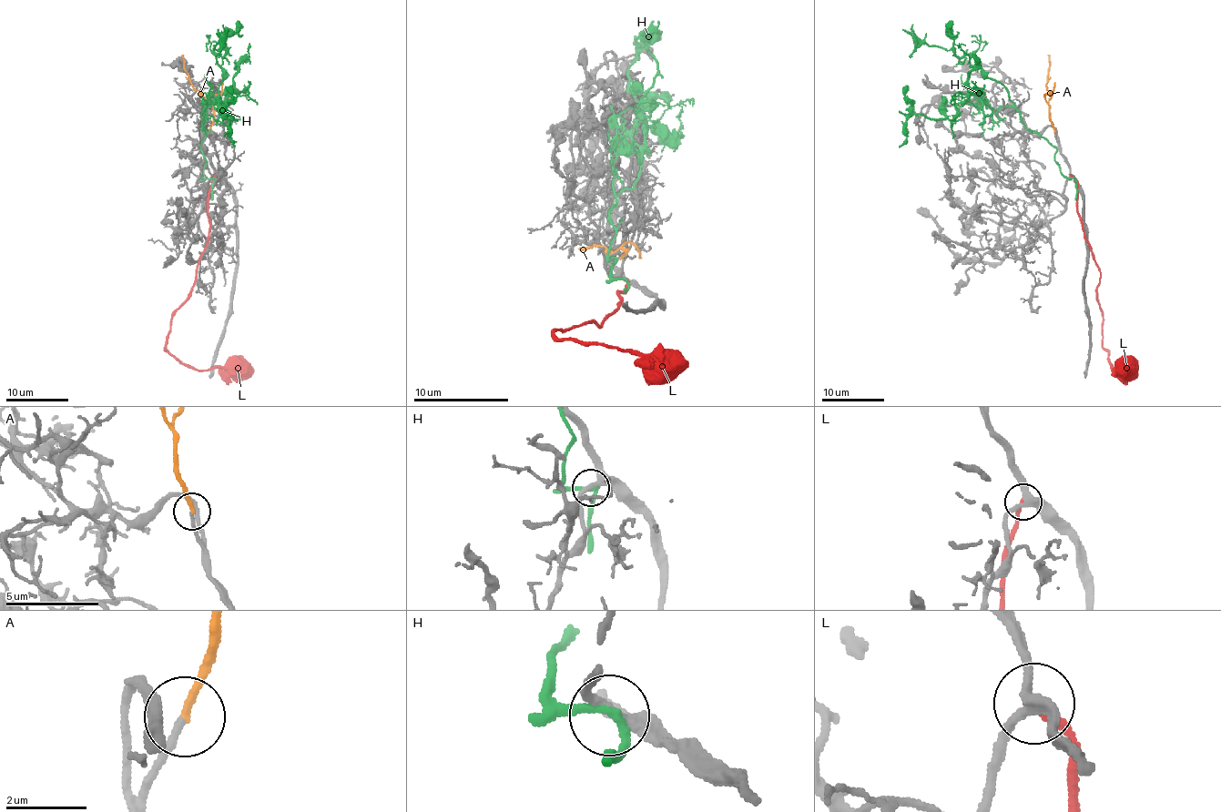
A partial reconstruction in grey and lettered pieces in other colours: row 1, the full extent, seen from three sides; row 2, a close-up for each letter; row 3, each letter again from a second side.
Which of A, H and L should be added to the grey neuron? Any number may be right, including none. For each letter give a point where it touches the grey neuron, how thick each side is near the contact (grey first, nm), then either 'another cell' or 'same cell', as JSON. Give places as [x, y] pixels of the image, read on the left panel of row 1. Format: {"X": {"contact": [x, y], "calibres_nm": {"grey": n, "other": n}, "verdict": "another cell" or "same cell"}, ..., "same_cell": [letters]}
{"A": {"contact": [208, 131], "calibres_nm": {"grey": 190, "other": 200}, "verdict": "another cell"}, "H": {"contact": [212, 178], "calibres_nm": {"grey": 200, "other": 200}, "verdict": "another cell"}, "L": {"contact": [214, 176], "calibres_nm": {"grey": 280, "other": 240}, "verdict": "another cell"}, "same_cell": []}

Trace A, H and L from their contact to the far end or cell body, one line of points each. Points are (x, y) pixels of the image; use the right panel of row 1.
A: (1055, 132), (1051, 121), (1051, 93), (1045, 86), (1047, 55)
H: (1069, 178), (1016, 108), (1003, 105), (996, 122), (977, 94), (951, 126), (911, 115), (899, 147)
L: (1071, 176), (1077, 181), (1083, 238), (1100, 272), (1102, 345), (1113, 370), (1127, 371)

